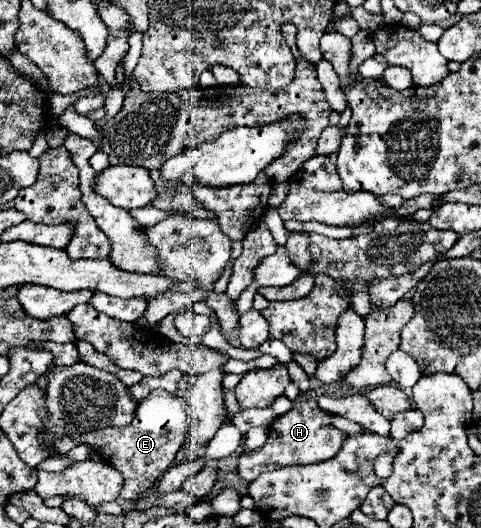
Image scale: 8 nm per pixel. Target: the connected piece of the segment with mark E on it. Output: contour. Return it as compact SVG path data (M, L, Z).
M156 389L142 403L138 403L136 417L126 427L104 427L82 435L56 435L54 445L56 451L68 453L78 443L88 443L96 453L104 455L110 465L114 465L124 477L124 489L120 493L122 499L134 501L144 491L152 489L154 483L166 473L166 469L174 463L176 453L182 449L186 439L186 411L182 403L174 401L174 395Z

